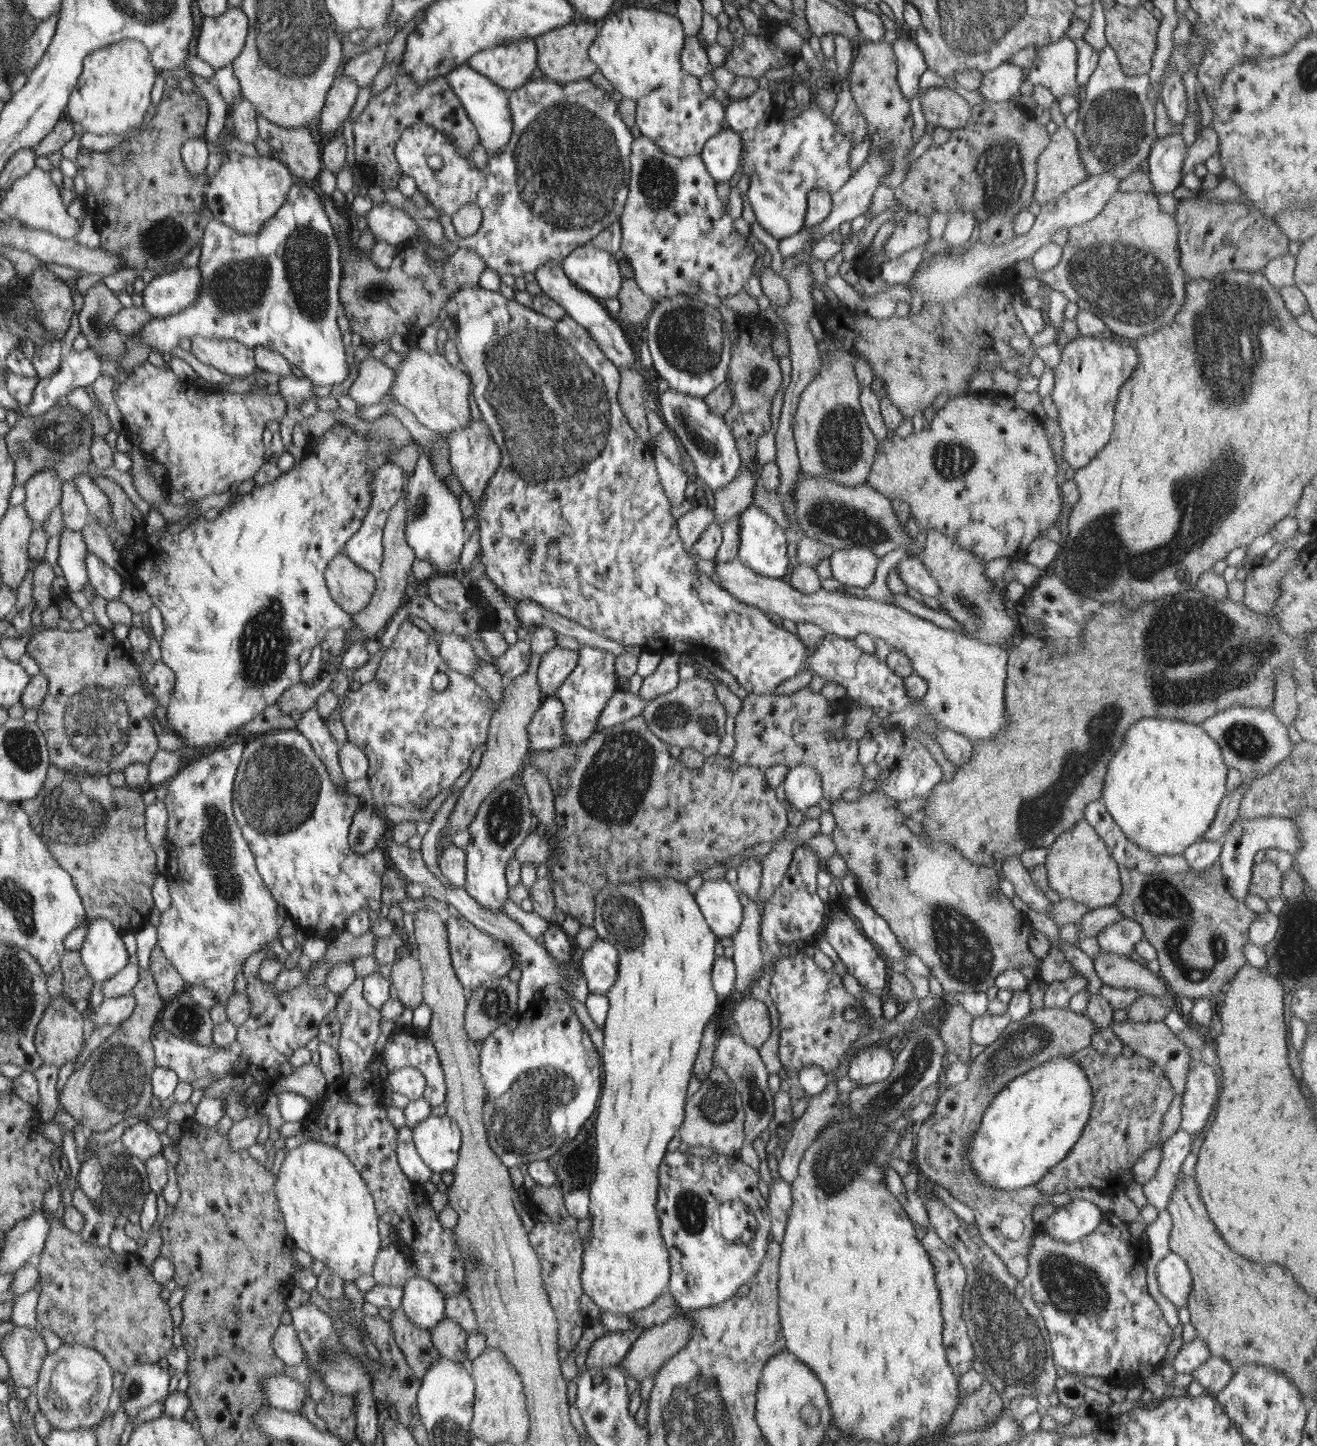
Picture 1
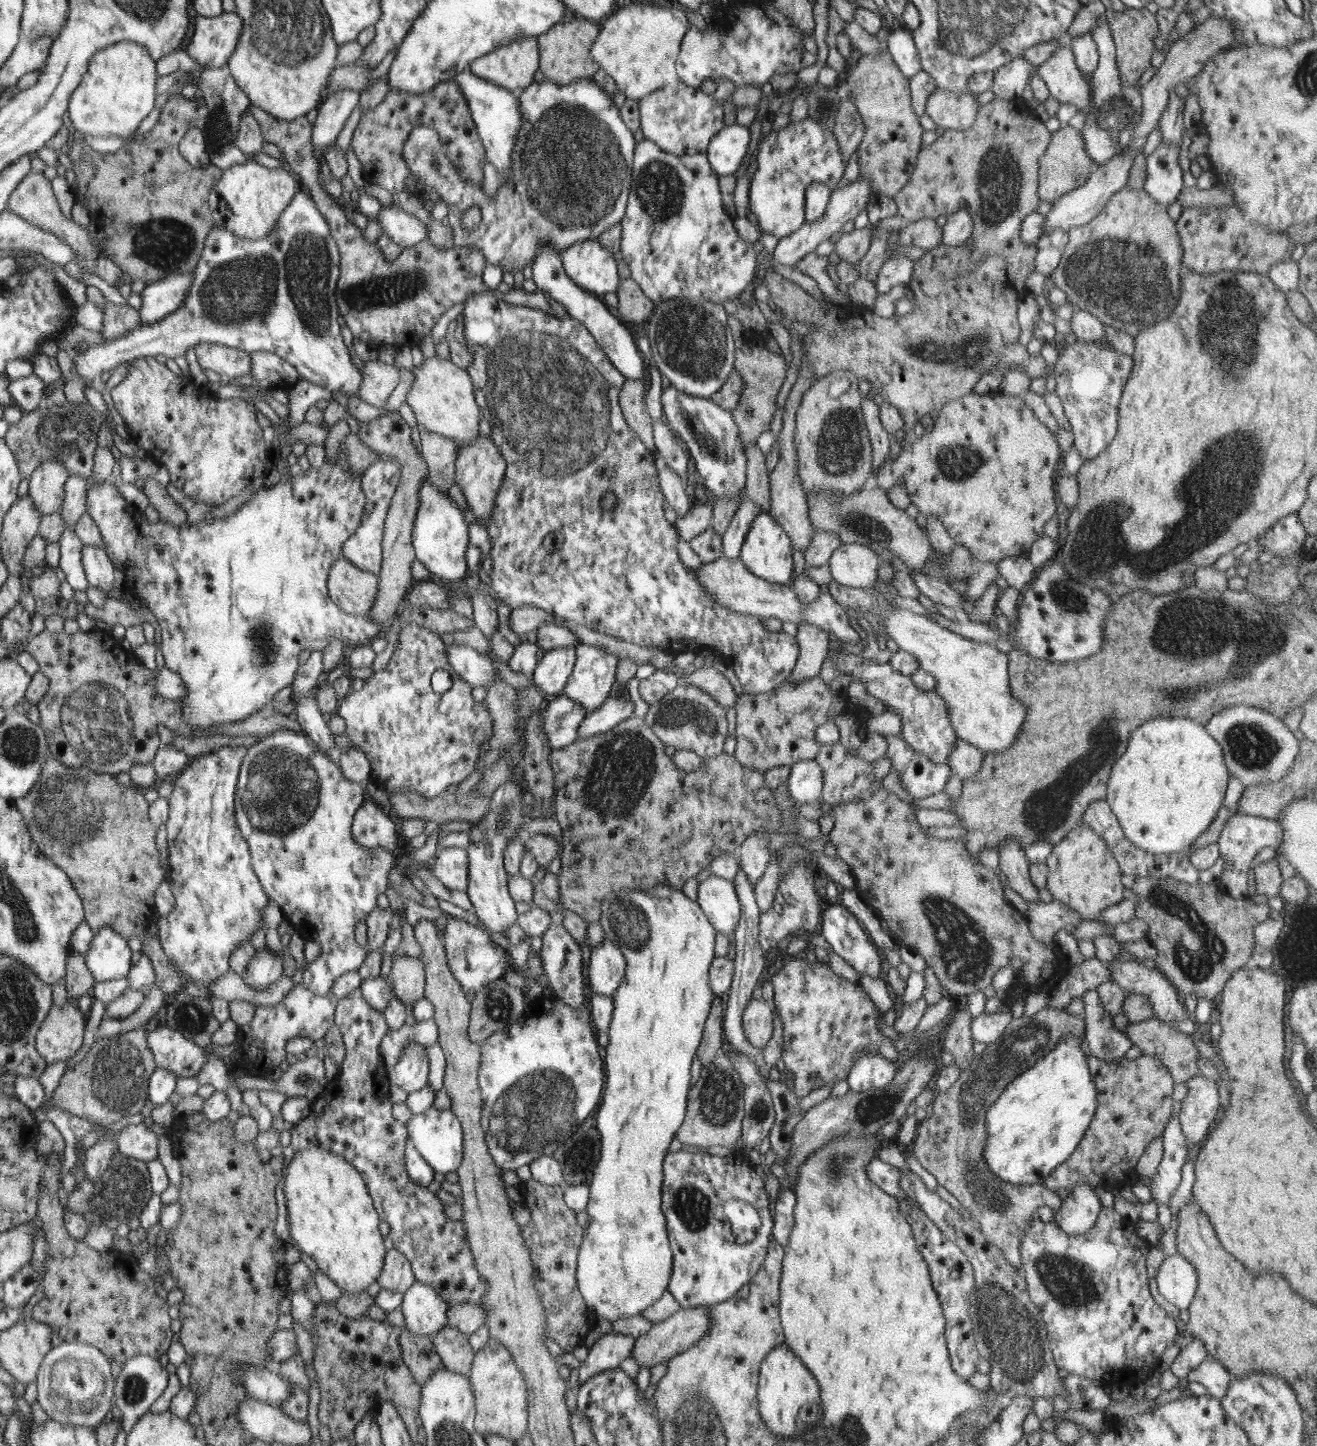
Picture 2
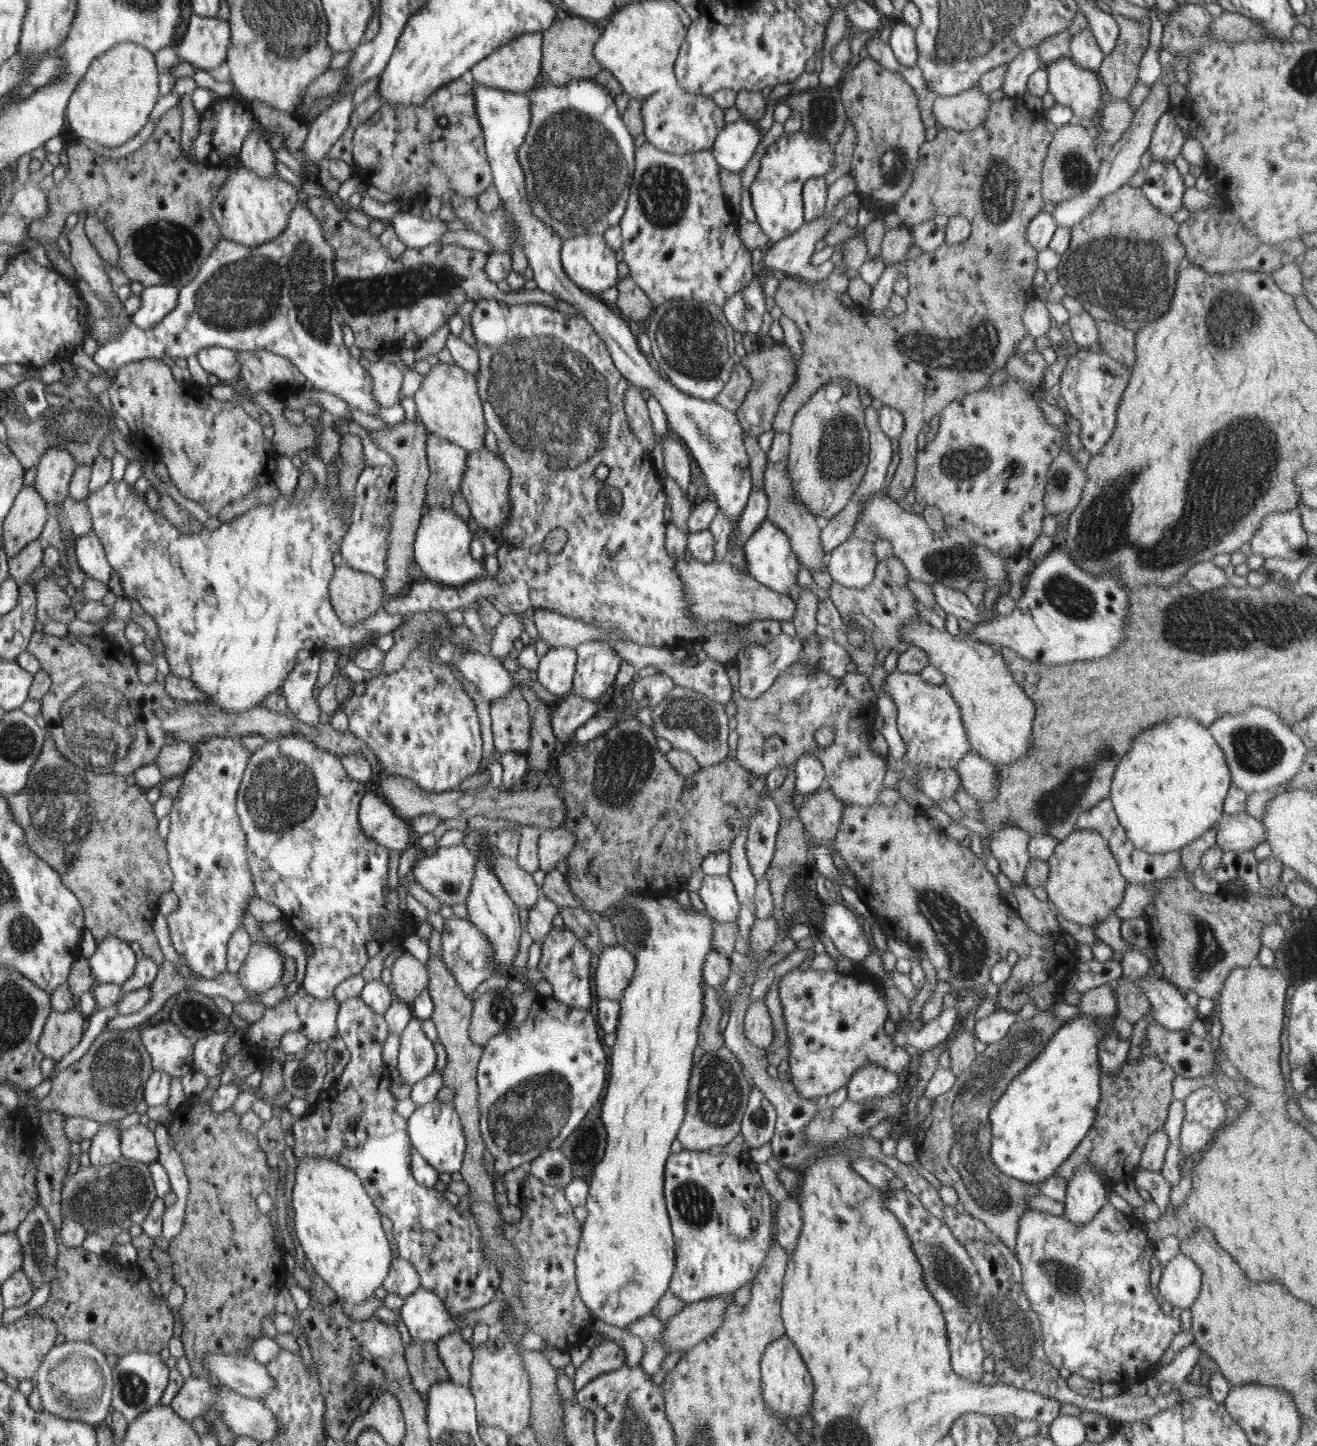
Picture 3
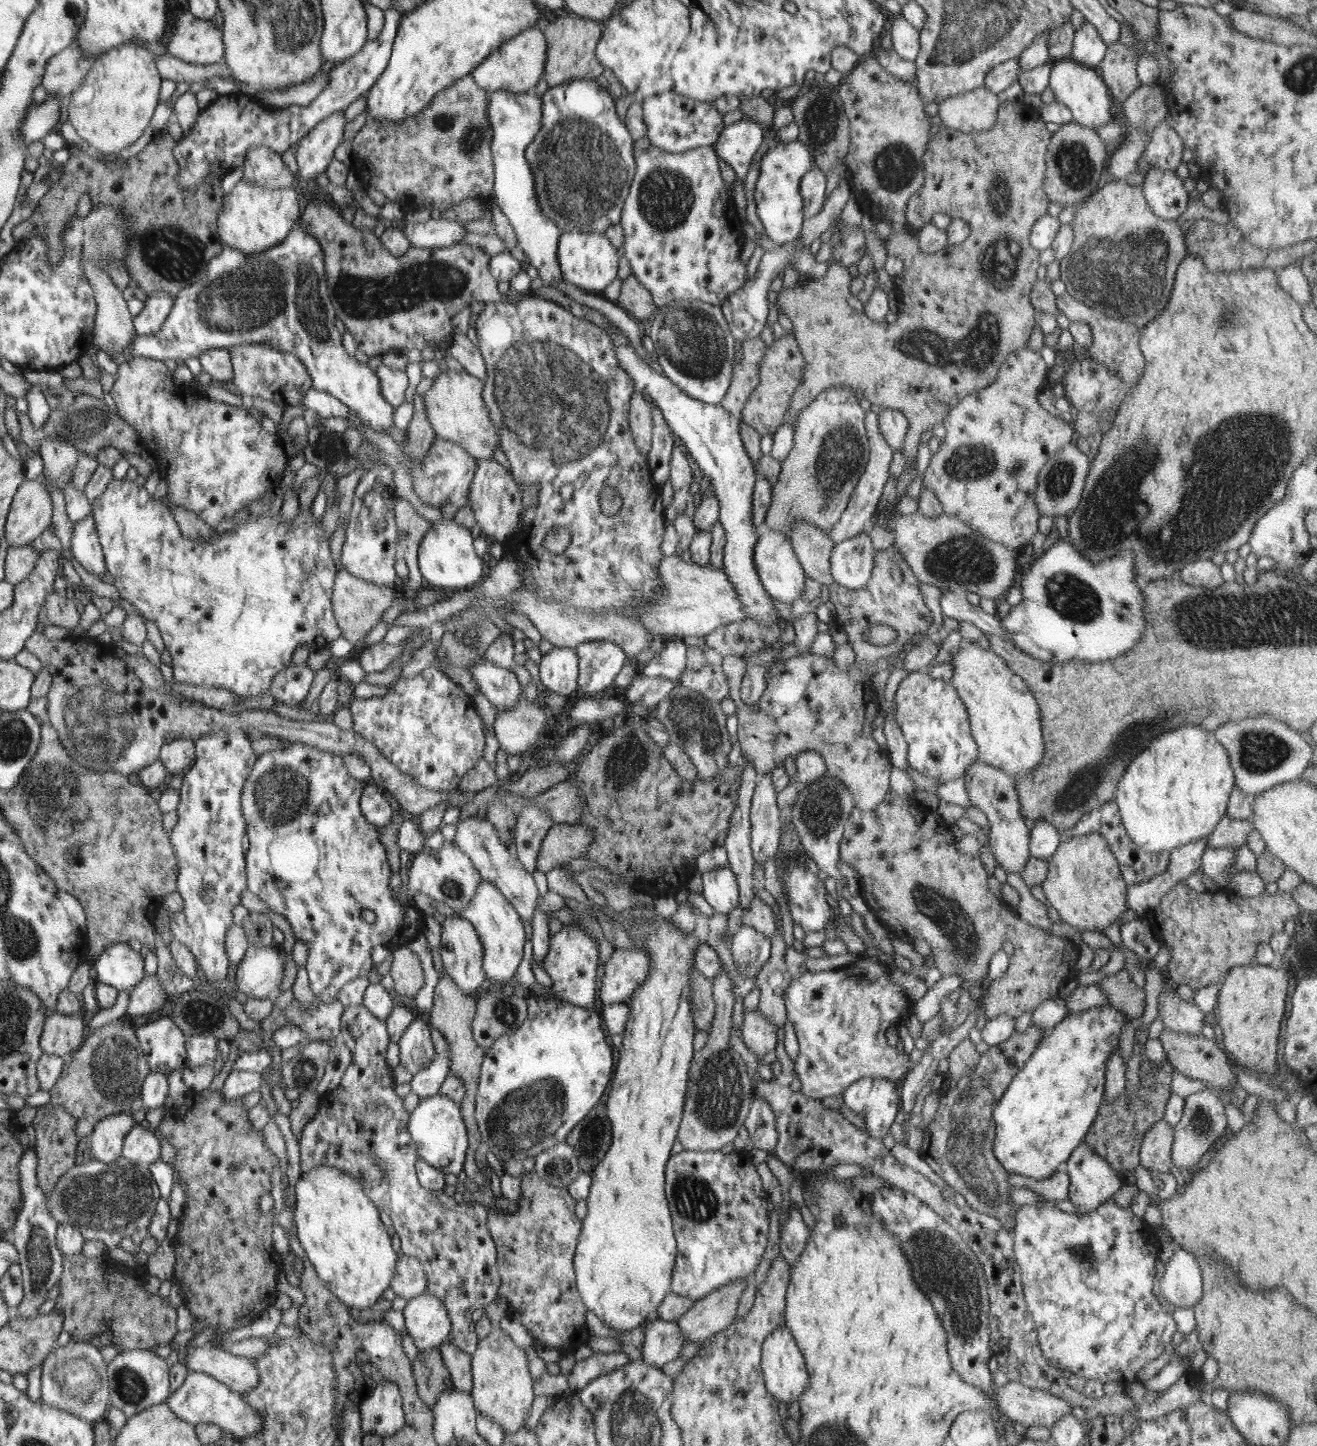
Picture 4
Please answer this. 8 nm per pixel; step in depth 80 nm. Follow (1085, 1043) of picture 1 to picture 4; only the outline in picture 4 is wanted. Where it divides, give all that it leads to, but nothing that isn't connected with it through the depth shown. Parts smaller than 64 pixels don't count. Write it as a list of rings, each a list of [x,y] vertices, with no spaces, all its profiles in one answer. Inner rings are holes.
[[[1031,1023],[1023,1032],[1015,1030],[1012,1036],[998,1044],[996,1049],[990,1047],[981,1055],[974,1071],[958,1080],[947,1090],[946,1095],[940,1098],[940,1105],[932,1122],[923,1129],[923,1148],[920,1150],[920,1156],[930,1168],[943,1178],[951,1189],[955,1189],[955,1193],[964,1196],[969,1209],[996,1217],[1011,1233],[1015,1226],[1014,1218],[1012,1223],[1007,1225],[1004,1223],[1005,1216],[1016,1213],[1016,1206],[1012,1206],[1006,1170],[993,1153],[996,1126],[992,1116],[1010,1081],[1024,1067],[1040,1039],[1048,1032]]]

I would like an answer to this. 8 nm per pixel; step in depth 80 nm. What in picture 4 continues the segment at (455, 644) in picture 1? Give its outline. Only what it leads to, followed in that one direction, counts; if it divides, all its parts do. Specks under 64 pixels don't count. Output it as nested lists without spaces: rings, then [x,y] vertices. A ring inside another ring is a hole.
[[[488,660],[478,661],[470,670],[481,693],[498,712],[514,708],[524,699],[523,685],[511,668],[500,667]]]

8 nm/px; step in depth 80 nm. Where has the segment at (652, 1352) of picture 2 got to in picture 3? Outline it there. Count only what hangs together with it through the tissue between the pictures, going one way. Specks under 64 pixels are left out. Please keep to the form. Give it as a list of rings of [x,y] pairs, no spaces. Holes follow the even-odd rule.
[[[718,1295],[695,1303],[688,1303],[670,1320],[665,1323],[665,1331],[662,1335],[662,1346],[667,1348],[667,1354],[671,1351],[682,1349],[682,1352],[694,1348],[702,1340],[714,1334],[725,1319],[725,1310],[734,1301],[734,1296]]]

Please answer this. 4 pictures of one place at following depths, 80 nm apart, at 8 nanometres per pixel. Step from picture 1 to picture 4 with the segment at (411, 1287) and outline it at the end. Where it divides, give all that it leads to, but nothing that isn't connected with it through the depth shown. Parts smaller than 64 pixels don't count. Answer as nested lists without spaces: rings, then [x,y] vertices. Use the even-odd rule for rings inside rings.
[[[430,1292],[409,1300],[402,1312],[408,1334],[419,1351],[440,1348],[451,1336],[453,1325],[447,1305]]]

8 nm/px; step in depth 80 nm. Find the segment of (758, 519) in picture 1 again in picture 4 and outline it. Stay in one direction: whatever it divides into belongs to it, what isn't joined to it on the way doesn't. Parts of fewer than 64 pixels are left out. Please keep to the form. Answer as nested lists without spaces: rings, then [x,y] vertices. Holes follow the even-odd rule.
[[[765,523],[759,530],[759,537],[754,547],[753,556],[758,573],[758,580],[764,586],[764,590],[772,599],[780,602],[788,602],[788,605],[802,597],[806,575],[796,553],[793,551],[790,539],[781,532],[767,528]]]

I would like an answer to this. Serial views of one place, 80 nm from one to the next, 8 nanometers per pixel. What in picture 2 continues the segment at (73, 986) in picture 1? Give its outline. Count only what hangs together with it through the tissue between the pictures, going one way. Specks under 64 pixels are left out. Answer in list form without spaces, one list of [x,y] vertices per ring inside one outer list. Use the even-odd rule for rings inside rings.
[[[74,951],[67,958],[67,973],[64,980],[72,1002],[91,993],[96,983],[95,977],[87,966],[85,956]]]

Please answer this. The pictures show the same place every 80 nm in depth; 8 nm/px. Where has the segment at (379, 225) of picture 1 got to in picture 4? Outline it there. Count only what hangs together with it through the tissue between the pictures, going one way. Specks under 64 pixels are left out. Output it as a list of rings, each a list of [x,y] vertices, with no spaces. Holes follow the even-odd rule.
[[[404,219],[403,234],[411,247],[438,249],[461,243],[466,236],[464,224],[454,219],[429,219],[426,223],[409,222]]]

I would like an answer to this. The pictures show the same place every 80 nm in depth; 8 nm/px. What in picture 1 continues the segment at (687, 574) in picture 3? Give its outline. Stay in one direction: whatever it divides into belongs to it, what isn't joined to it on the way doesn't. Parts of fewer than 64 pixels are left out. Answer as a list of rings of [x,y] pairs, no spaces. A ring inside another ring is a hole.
[[[738,557],[731,562],[715,563],[715,574],[711,580],[732,593],[736,601],[761,609],[778,621],[786,619],[796,624],[808,622],[822,628],[827,634],[842,638],[868,633],[871,637],[880,637],[892,650],[908,656],[914,673],[922,675],[929,687],[917,704],[891,712],[890,716],[884,718],[885,728],[910,733],[925,717],[933,718],[940,726],[973,742],[992,740],[1008,729],[1005,707],[1008,651],[941,628],[885,601],[868,600],[859,594],[848,596],[838,591],[828,592],[822,588],[814,594],[800,593],[781,579],[756,574]]]

